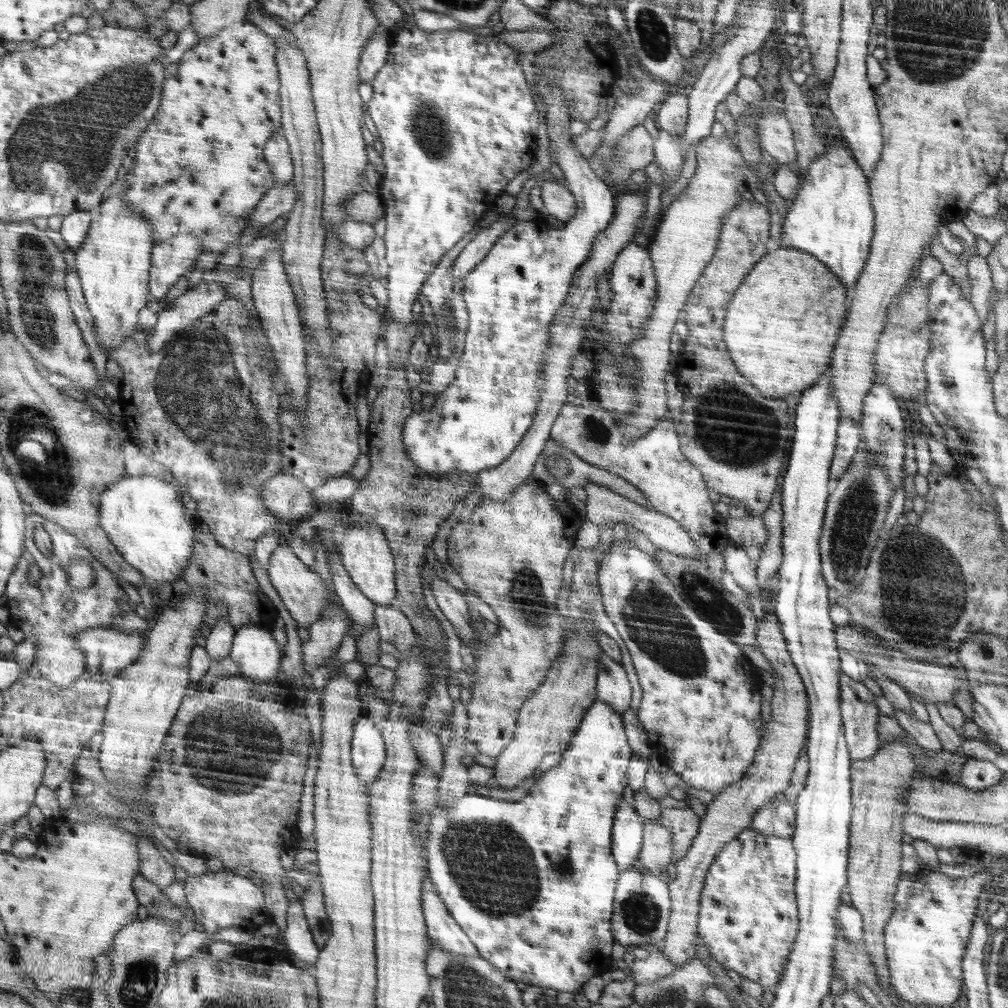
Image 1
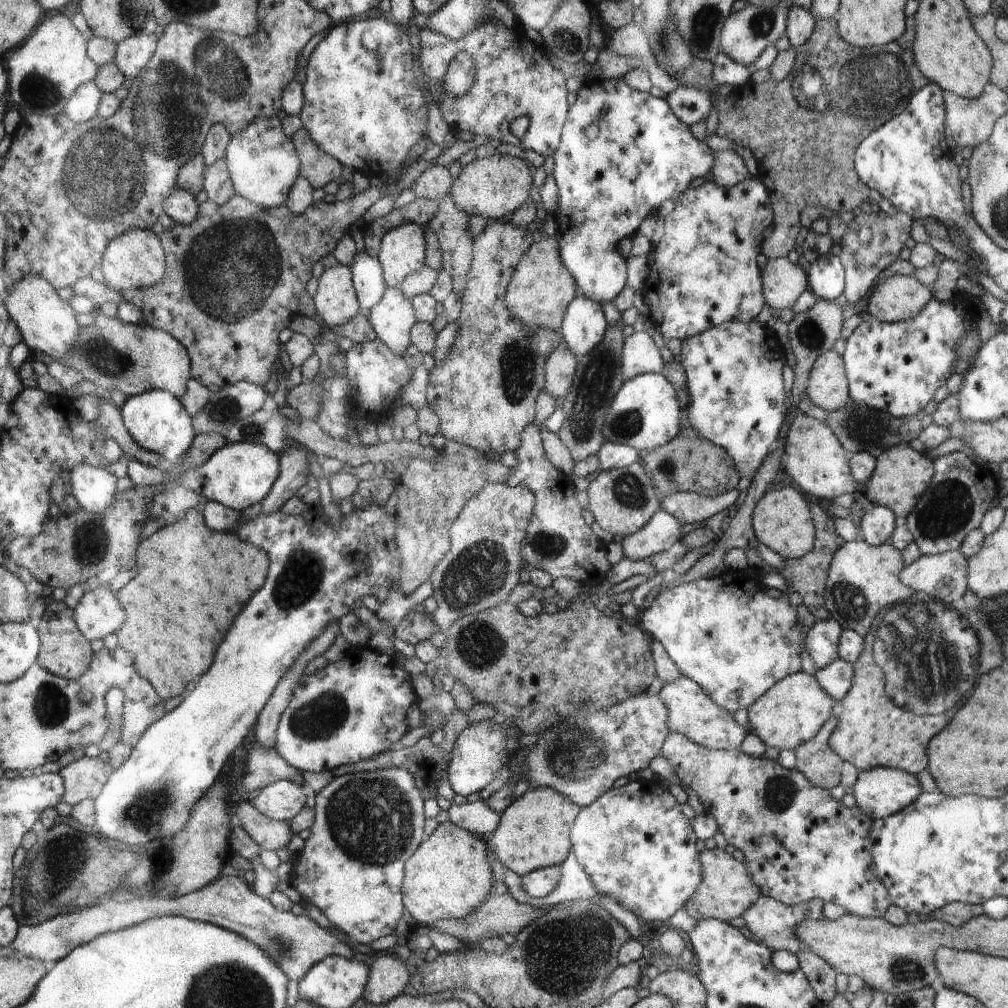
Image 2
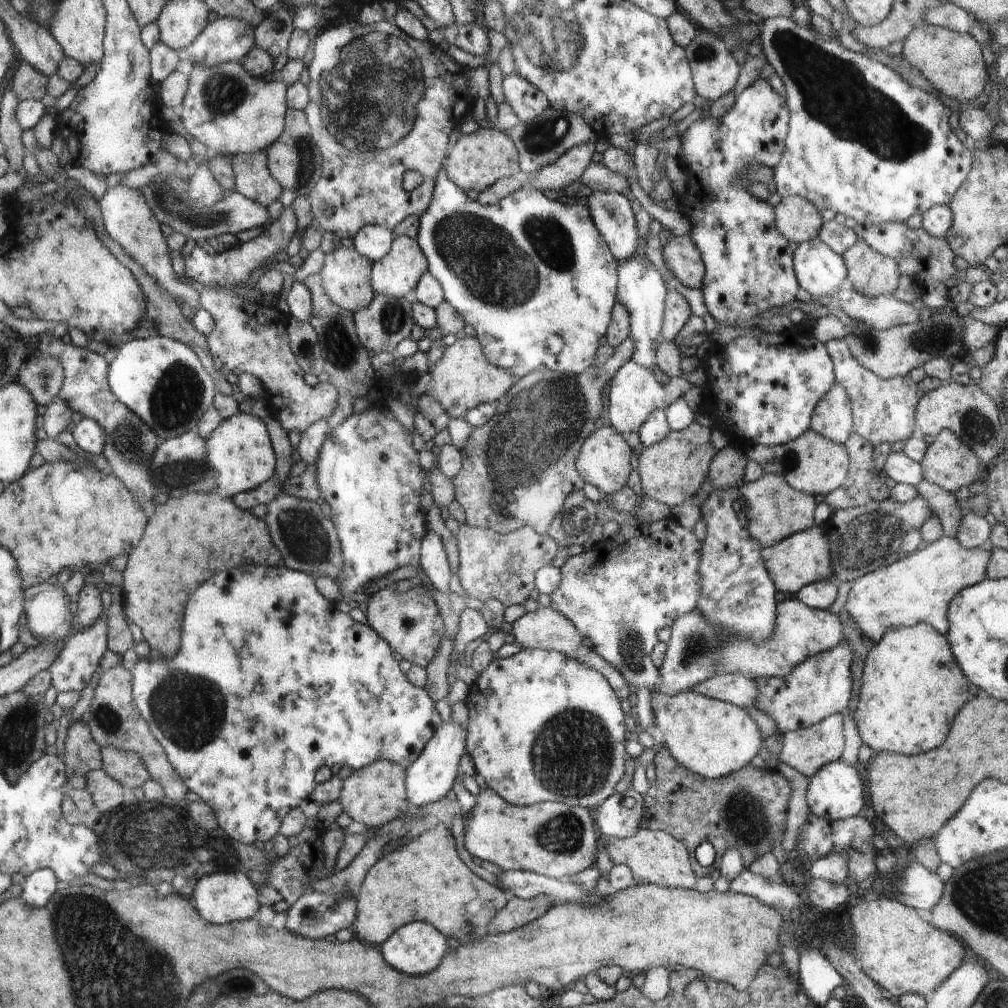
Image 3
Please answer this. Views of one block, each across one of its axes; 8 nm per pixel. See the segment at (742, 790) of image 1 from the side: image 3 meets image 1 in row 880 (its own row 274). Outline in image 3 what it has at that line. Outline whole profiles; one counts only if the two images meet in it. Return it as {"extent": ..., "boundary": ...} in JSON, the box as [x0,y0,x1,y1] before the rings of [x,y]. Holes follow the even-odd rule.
{"extent":[663,235,705,288],"boundary":[[[690,235],[669,236],[663,248],[663,260],[671,277],[675,277],[680,284],[701,288],[705,278],[705,263]]]}

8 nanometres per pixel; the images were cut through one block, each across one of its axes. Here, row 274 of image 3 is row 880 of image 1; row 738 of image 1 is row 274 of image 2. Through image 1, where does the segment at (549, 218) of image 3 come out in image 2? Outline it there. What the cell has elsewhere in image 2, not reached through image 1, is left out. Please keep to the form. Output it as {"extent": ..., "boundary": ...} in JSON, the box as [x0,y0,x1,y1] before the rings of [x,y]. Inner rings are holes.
{"extent":[552,80,713,302],"boundary":[[[620,80],[587,83],[575,95],[561,132],[561,145],[554,158],[552,176],[558,188],[556,238],[564,265],[590,300],[614,302],[626,286],[626,260],[618,254],[618,242],[638,230],[642,220],[666,200],[676,203],[685,195],[692,178],[705,178],[713,171],[712,150],[693,138],[667,104],[649,92],[638,92]]]}

